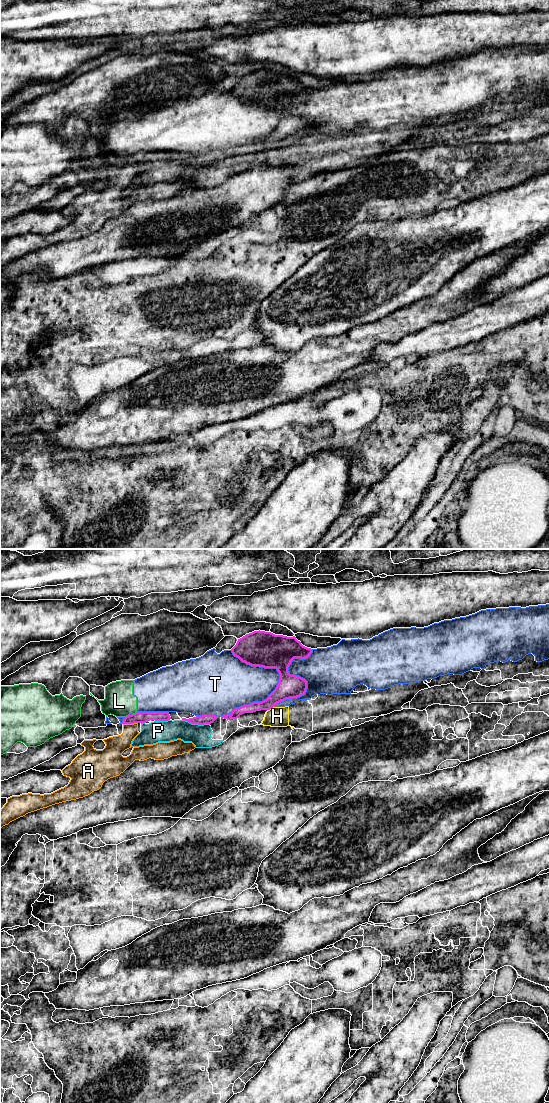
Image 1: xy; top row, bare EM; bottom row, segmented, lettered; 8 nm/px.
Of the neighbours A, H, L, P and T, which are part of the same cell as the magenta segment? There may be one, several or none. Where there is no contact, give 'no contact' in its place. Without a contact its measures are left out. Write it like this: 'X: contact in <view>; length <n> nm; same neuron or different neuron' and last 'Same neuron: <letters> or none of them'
A: contact in xy; length 120 nm; different neuron
H: contact in xy; length 60 nm; different neuron
L: contact in xy; length 50 nm; different neuron
P: contact in xy; length 220 nm; different neuron
T: contact in xy; length 600 nm; different neuron
Same neuron: none of them

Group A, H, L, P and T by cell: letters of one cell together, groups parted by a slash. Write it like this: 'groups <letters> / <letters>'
groups A / H P / L T

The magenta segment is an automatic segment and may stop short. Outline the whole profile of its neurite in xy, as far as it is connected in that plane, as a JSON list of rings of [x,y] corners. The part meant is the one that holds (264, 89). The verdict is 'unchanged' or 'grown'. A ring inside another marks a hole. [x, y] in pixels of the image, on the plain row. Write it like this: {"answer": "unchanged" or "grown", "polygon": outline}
{"answer": "unchanged", "polygon": [[[254,71],[238,79],[231,91],[234,96],[251,106],[276,108],[280,119],[276,129],[266,140],[235,148],[231,154],[223,155],[221,158],[237,159],[243,153],[270,150],[281,141],[305,134],[307,121],[299,116],[290,115],[288,107],[294,98],[306,99],[312,93],[312,89],[303,86],[295,76]]]}

